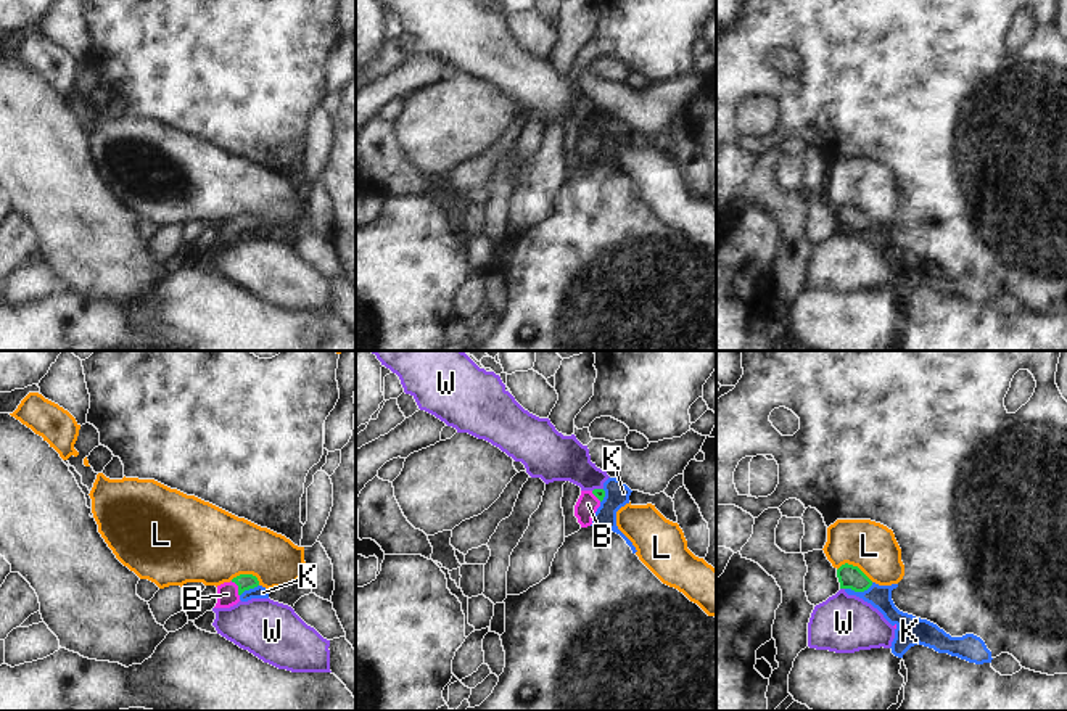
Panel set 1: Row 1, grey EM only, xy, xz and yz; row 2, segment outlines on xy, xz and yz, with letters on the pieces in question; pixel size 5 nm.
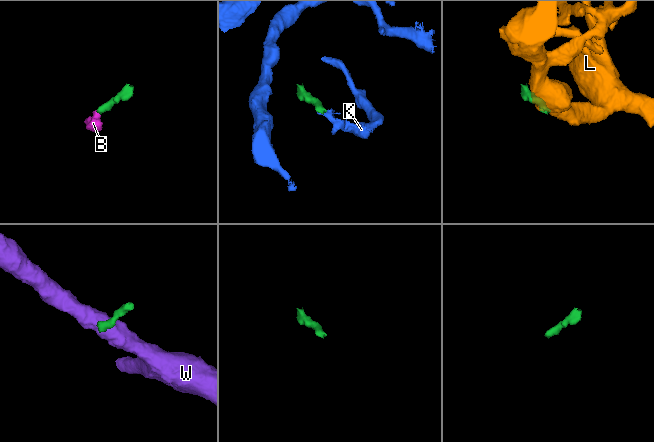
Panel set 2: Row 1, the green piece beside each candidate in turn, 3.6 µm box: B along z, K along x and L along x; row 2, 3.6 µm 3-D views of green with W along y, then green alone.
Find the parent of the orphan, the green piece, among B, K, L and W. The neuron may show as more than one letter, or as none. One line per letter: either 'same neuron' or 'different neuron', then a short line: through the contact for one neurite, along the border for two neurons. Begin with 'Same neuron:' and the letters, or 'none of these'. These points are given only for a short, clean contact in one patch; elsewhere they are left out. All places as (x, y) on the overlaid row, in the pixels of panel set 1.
Same neuron: B
B: same neuron | xy (243, 581), (238, 587), (227, 594)
K: different neuron | yz (873, 583), (863, 591), (845, 589)
L: different neuron | yz (837, 568), (845, 563), (856, 565), (873, 581)
W: different neuron | yz (840, 587), (844, 589)

